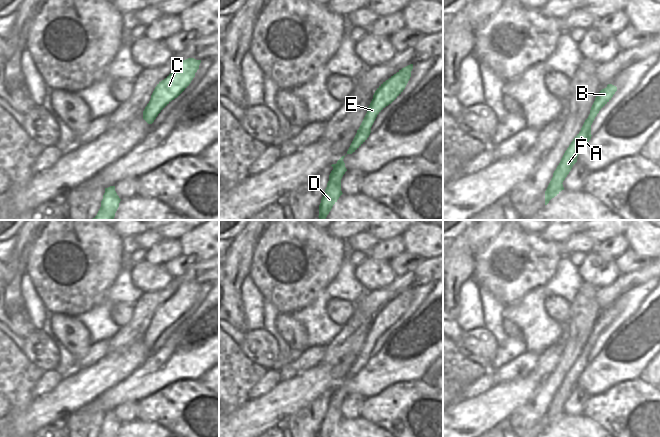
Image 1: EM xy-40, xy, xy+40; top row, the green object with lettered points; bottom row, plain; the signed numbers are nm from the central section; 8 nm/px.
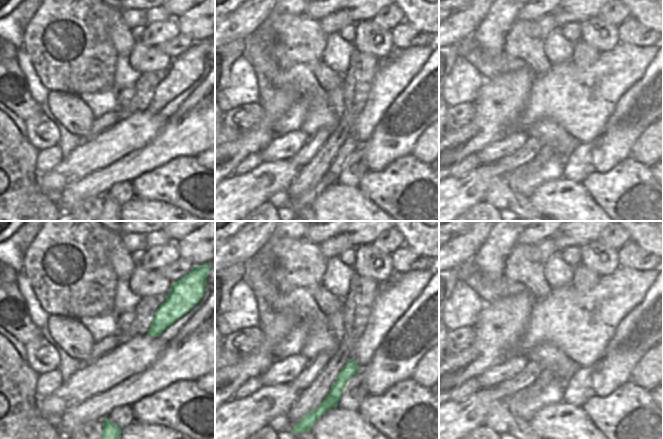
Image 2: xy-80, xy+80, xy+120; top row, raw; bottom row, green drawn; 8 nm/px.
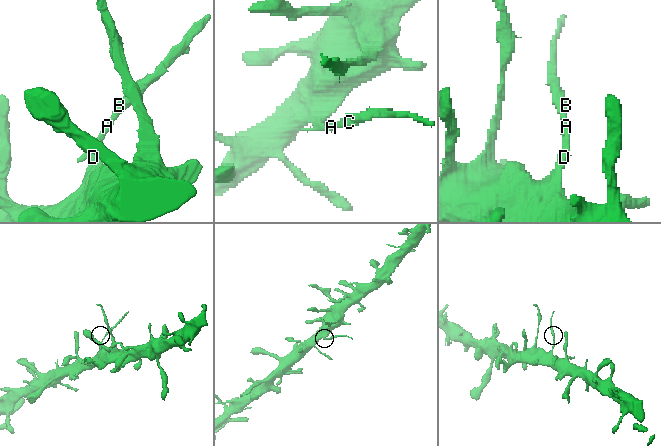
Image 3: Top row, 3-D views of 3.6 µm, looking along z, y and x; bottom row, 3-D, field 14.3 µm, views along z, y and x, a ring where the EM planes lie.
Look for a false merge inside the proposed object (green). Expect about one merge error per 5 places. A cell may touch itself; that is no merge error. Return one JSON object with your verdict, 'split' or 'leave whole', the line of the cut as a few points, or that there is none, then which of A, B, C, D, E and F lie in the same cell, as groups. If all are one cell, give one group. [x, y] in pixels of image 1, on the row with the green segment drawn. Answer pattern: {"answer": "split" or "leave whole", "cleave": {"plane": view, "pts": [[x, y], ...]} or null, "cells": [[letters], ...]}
{"answer": "split", "cleave": {"plane": "xy", "pts": [[333, 169], [336, 181], [340, 184]]}, "cells": [["A", "B", "C", "E", "F"], ["D"]]}

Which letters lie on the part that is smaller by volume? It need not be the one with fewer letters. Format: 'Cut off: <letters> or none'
Cut off: A, B, C, E, F

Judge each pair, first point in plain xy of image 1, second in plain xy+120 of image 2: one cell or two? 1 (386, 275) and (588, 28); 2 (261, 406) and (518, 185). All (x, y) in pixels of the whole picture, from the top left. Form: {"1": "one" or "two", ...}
{"1": "one", "2": "two"}

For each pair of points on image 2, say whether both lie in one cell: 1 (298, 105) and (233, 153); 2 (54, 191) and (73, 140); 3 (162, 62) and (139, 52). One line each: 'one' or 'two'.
1: two
2: two
3: one

